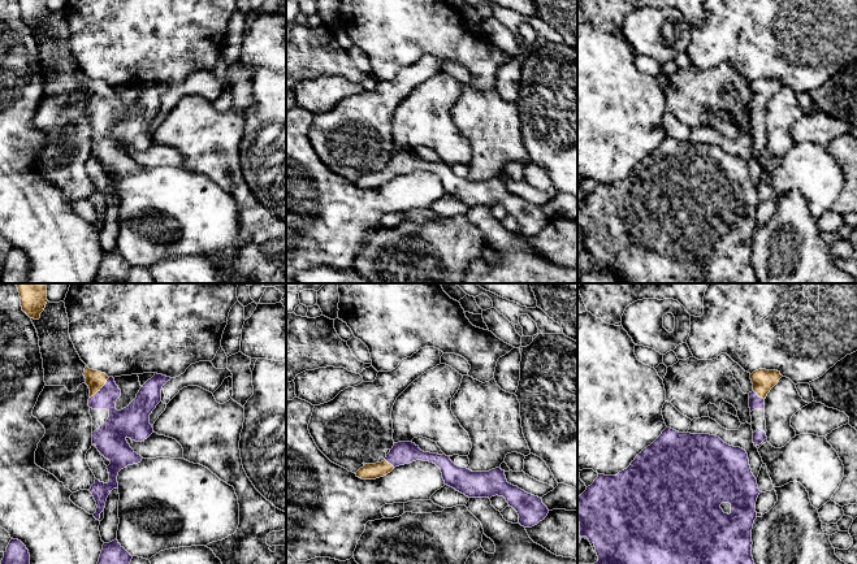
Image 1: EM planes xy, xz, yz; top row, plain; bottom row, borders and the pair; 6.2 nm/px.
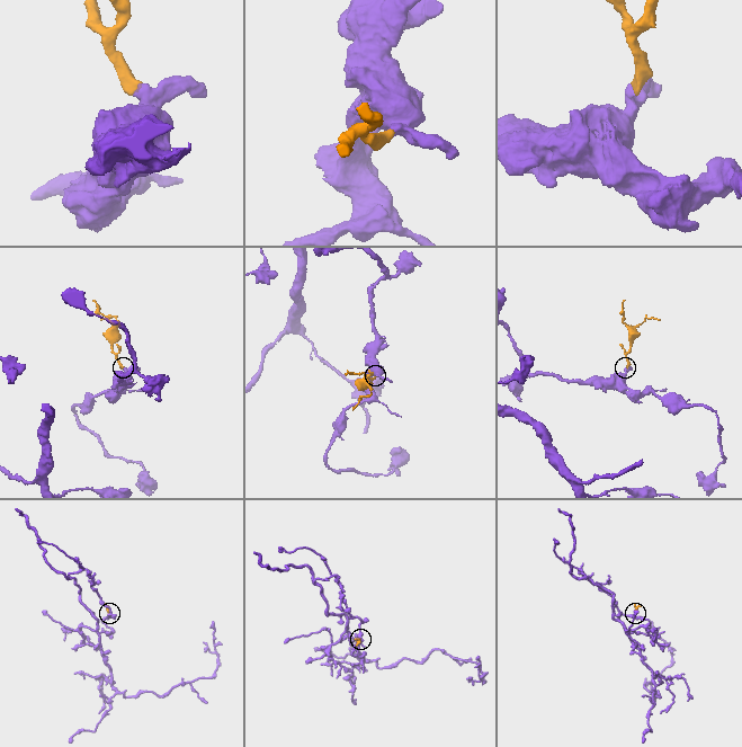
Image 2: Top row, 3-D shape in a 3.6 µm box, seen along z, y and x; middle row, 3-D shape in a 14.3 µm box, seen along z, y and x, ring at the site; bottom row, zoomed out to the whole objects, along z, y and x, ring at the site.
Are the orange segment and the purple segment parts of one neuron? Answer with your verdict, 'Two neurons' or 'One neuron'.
One neuron

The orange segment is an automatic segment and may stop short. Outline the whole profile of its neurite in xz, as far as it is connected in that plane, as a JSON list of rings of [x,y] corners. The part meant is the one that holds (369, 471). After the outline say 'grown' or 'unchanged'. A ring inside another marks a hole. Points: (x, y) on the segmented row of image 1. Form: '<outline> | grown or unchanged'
[[[412,442],[394,443],[385,460],[376,464],[365,464],[355,474],[362,480],[376,480],[390,473],[395,467],[410,464],[416,460],[436,464],[442,473],[445,485],[455,489],[468,498],[503,496],[510,507],[519,515],[519,524],[532,528],[542,521],[547,507],[542,499],[525,493],[507,482],[505,470],[501,468],[489,472],[472,472],[455,465],[449,456],[424,452]]] | grown

